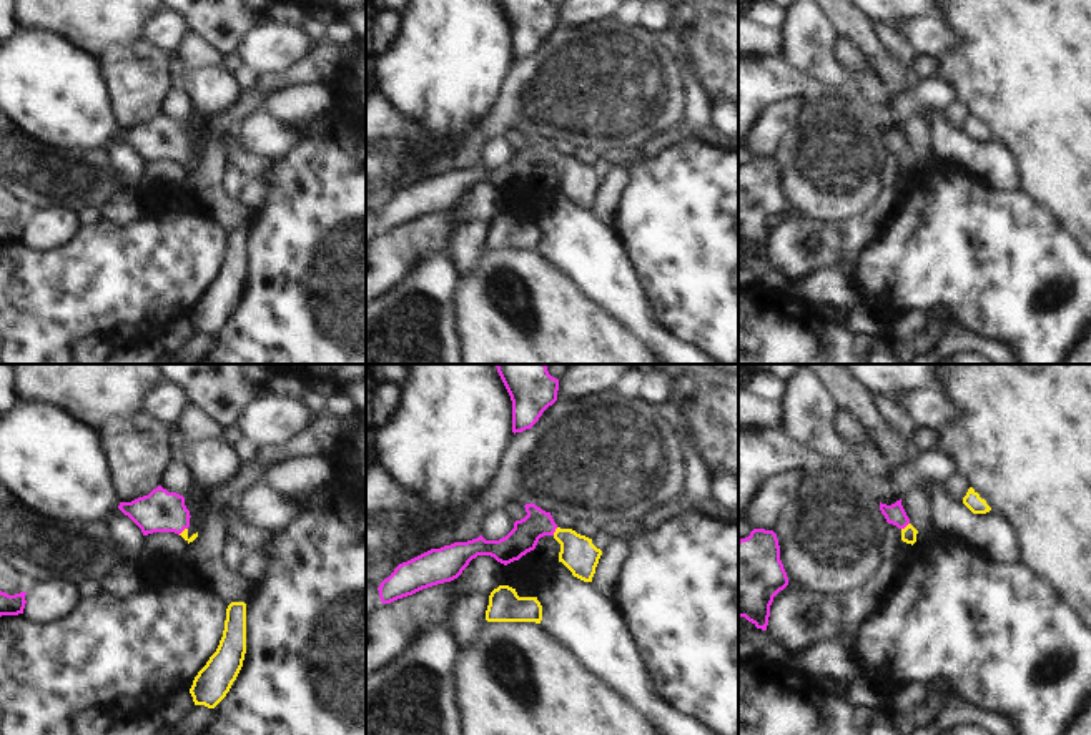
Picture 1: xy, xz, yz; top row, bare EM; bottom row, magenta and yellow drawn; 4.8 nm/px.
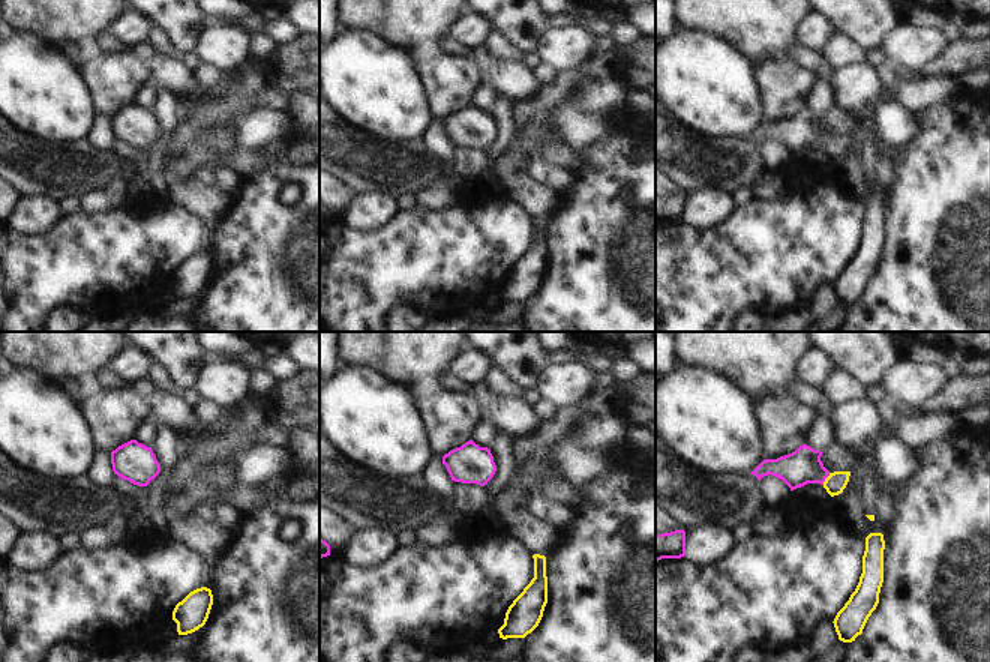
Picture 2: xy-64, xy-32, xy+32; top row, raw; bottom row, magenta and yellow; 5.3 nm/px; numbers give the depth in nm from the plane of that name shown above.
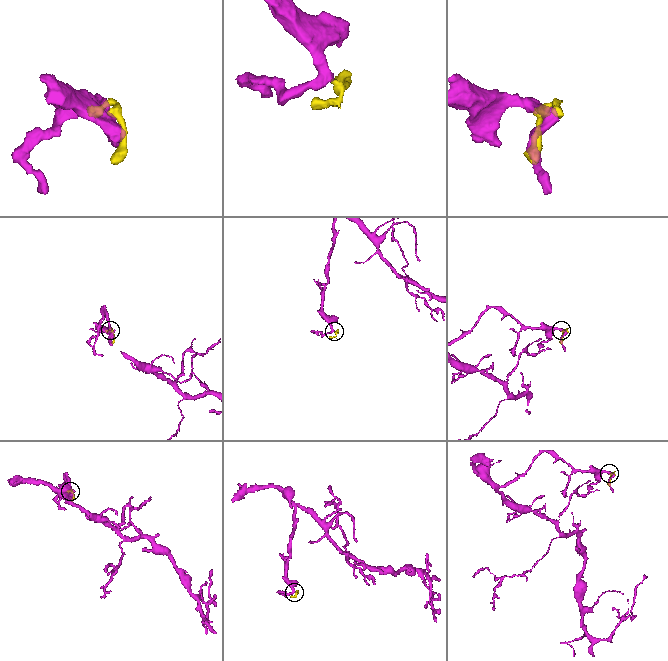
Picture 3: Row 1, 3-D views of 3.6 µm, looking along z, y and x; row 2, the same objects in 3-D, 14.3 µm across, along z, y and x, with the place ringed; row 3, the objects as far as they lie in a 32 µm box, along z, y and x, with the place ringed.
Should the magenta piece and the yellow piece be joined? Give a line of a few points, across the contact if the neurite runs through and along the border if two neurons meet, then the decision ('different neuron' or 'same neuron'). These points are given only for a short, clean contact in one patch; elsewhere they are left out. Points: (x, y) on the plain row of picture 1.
xz (524, 163), (531, 157), (554, 158), (577, 180) | same neuron

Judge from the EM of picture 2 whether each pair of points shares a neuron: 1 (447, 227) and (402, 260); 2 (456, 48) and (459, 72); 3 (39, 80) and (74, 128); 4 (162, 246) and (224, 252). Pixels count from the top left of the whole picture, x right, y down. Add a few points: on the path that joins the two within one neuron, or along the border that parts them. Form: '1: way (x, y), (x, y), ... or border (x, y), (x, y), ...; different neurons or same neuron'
1: way (437, 237), (413, 260); same neuron
2: border (443, 53), (470, 57); different neurons
3: way (48, 92), (50, 98), (66, 116); same neuron
4: border (213, 225), (213, 249), (210, 252); different neurons

